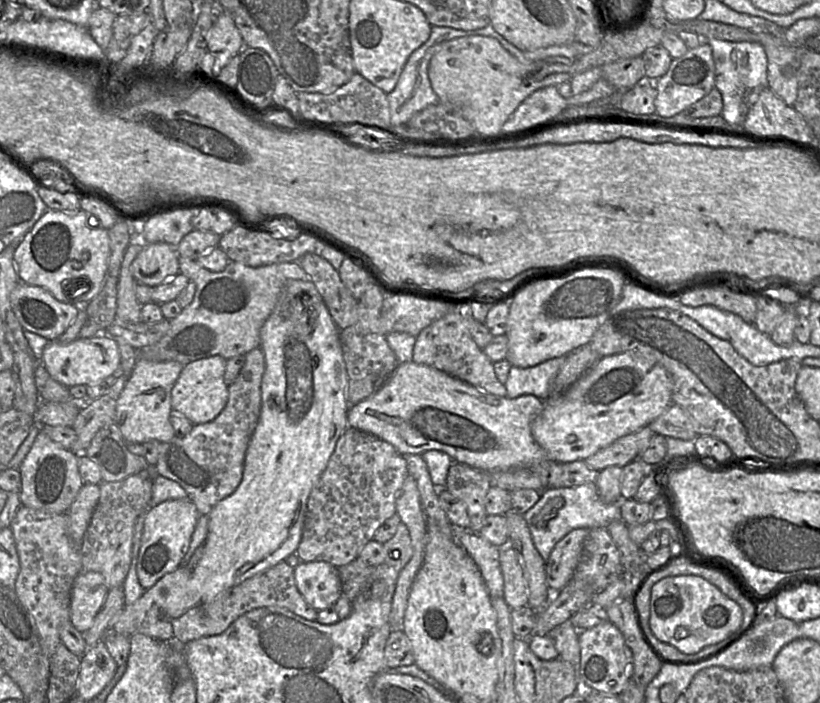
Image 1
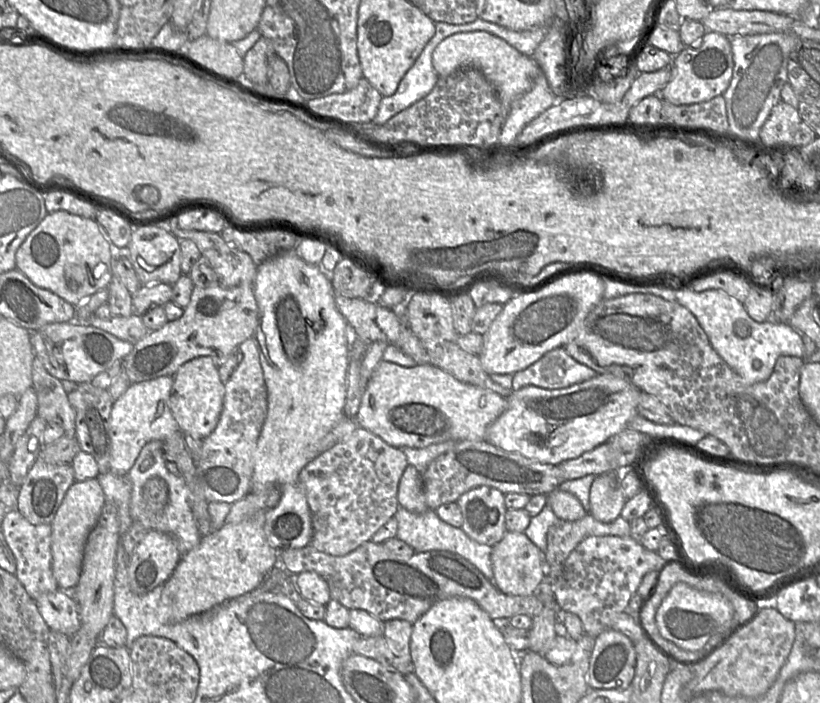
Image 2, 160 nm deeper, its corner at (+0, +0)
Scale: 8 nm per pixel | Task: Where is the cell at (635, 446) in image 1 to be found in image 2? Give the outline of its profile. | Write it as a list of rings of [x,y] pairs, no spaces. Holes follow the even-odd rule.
[[[608,442],[558,465],[562,481],[578,479],[586,475],[612,472],[612,451]]]

